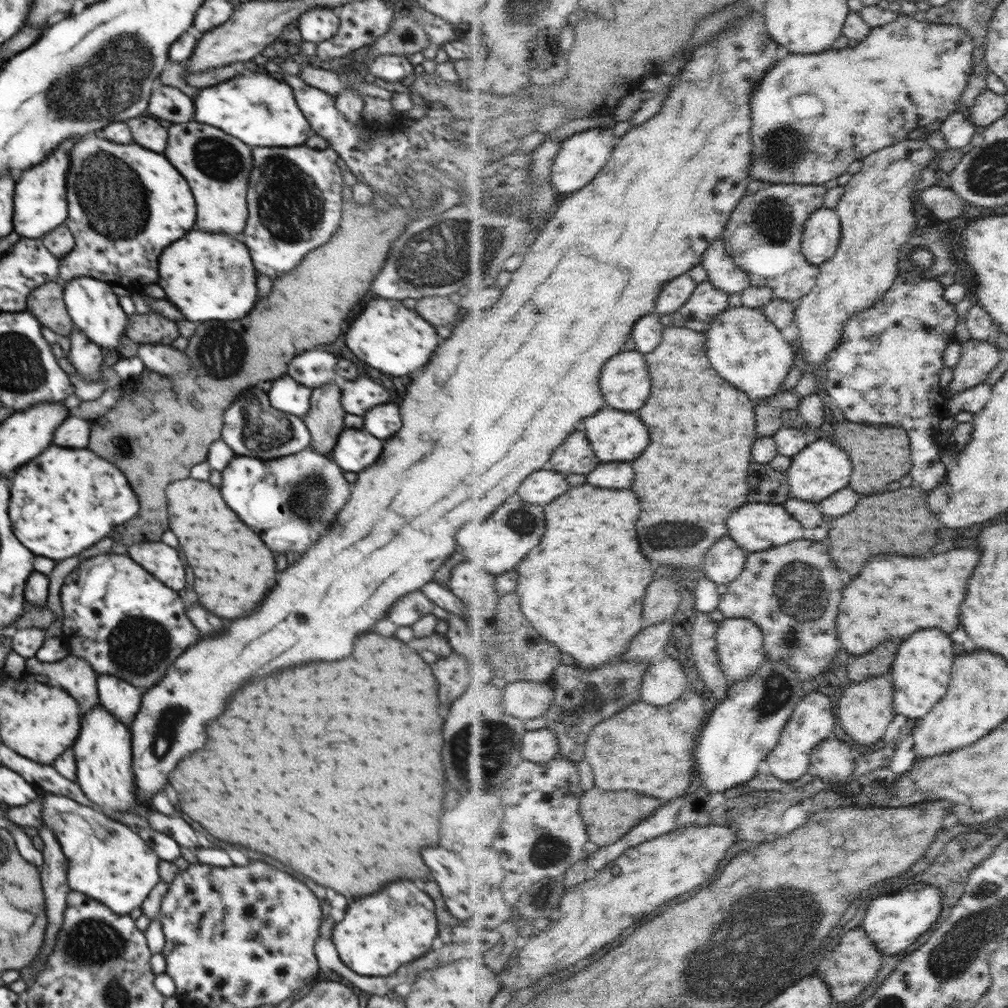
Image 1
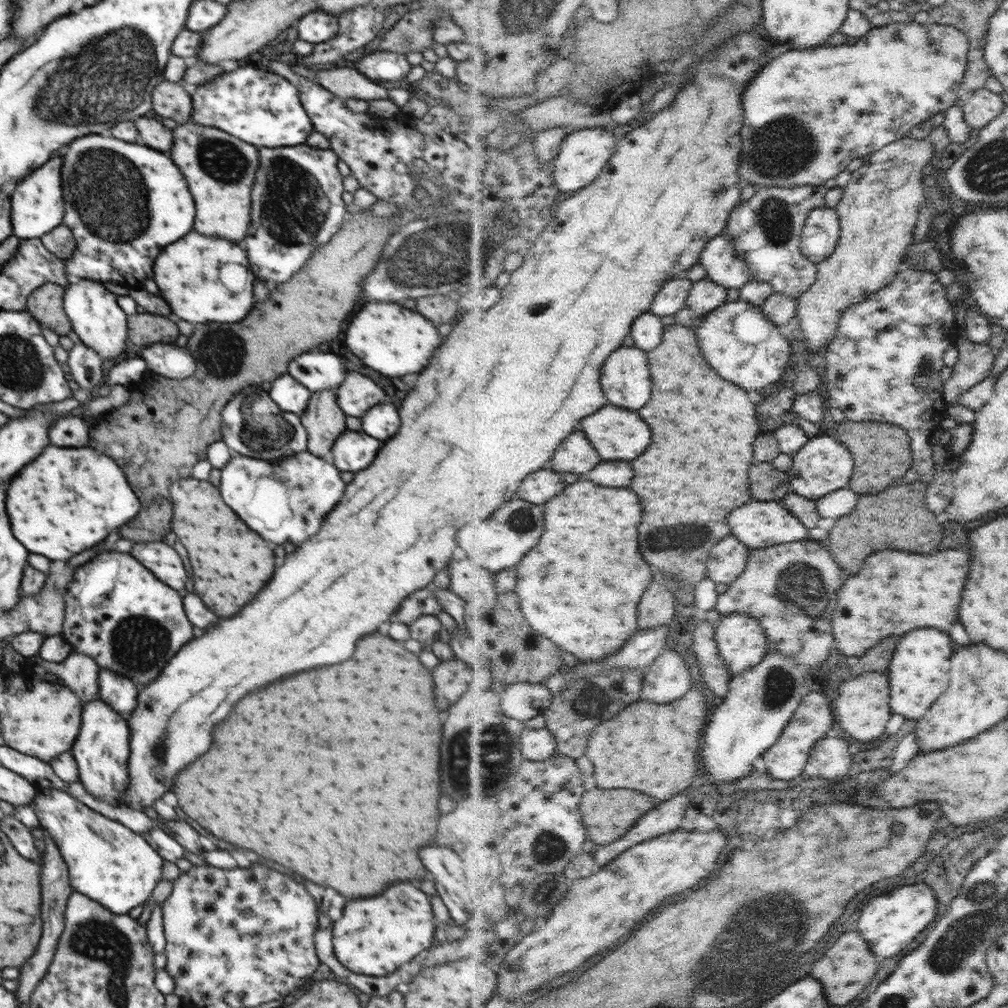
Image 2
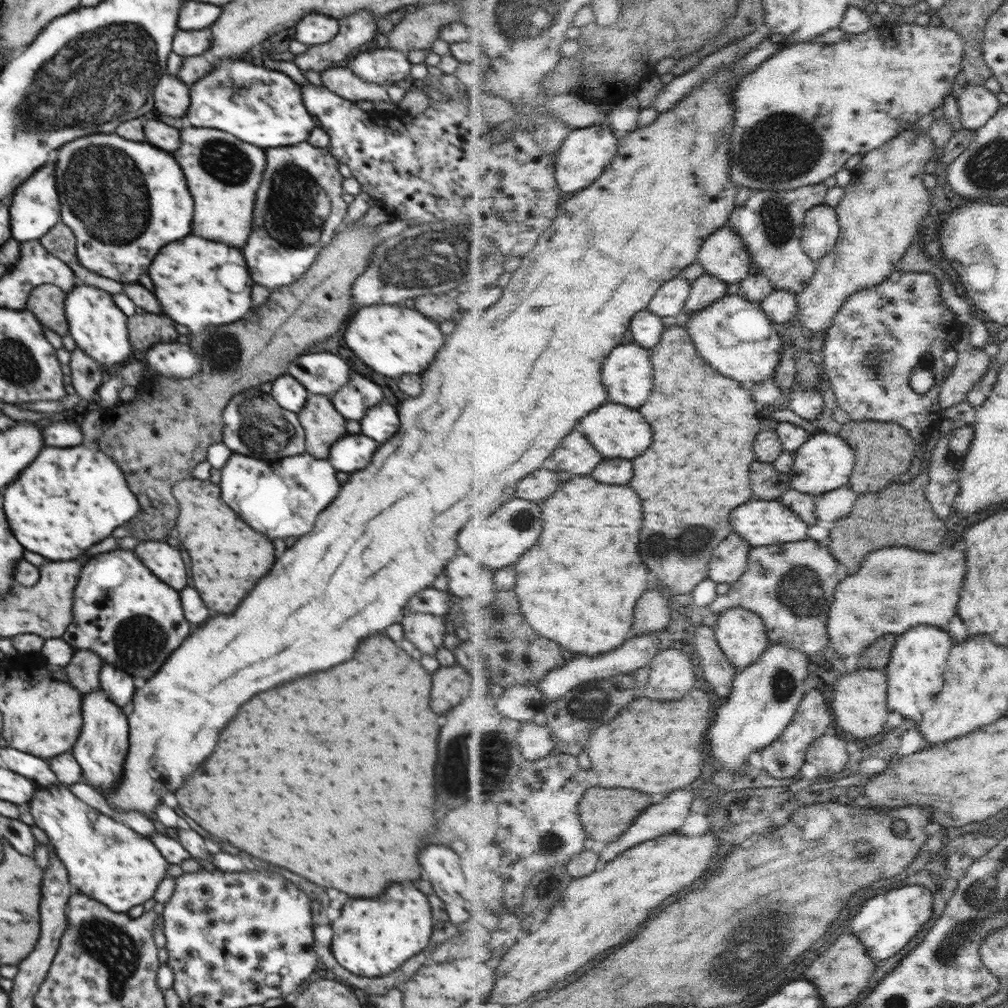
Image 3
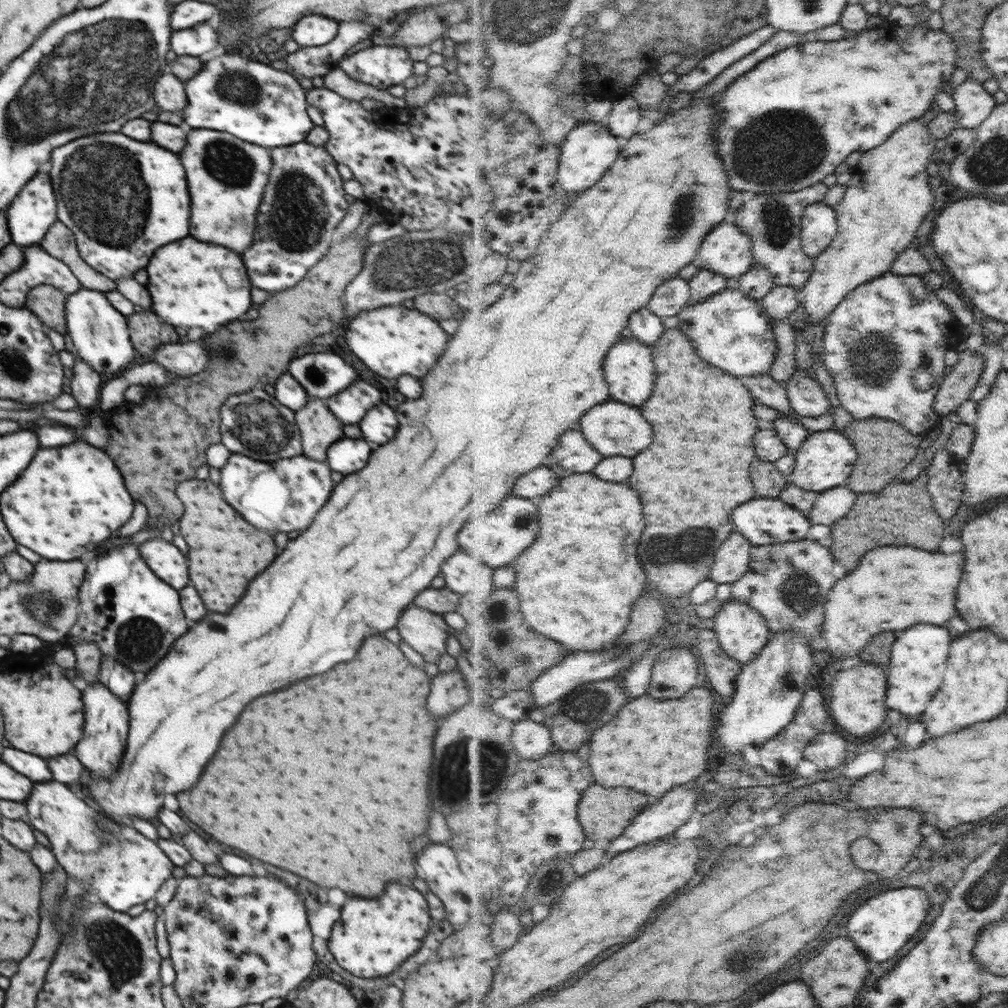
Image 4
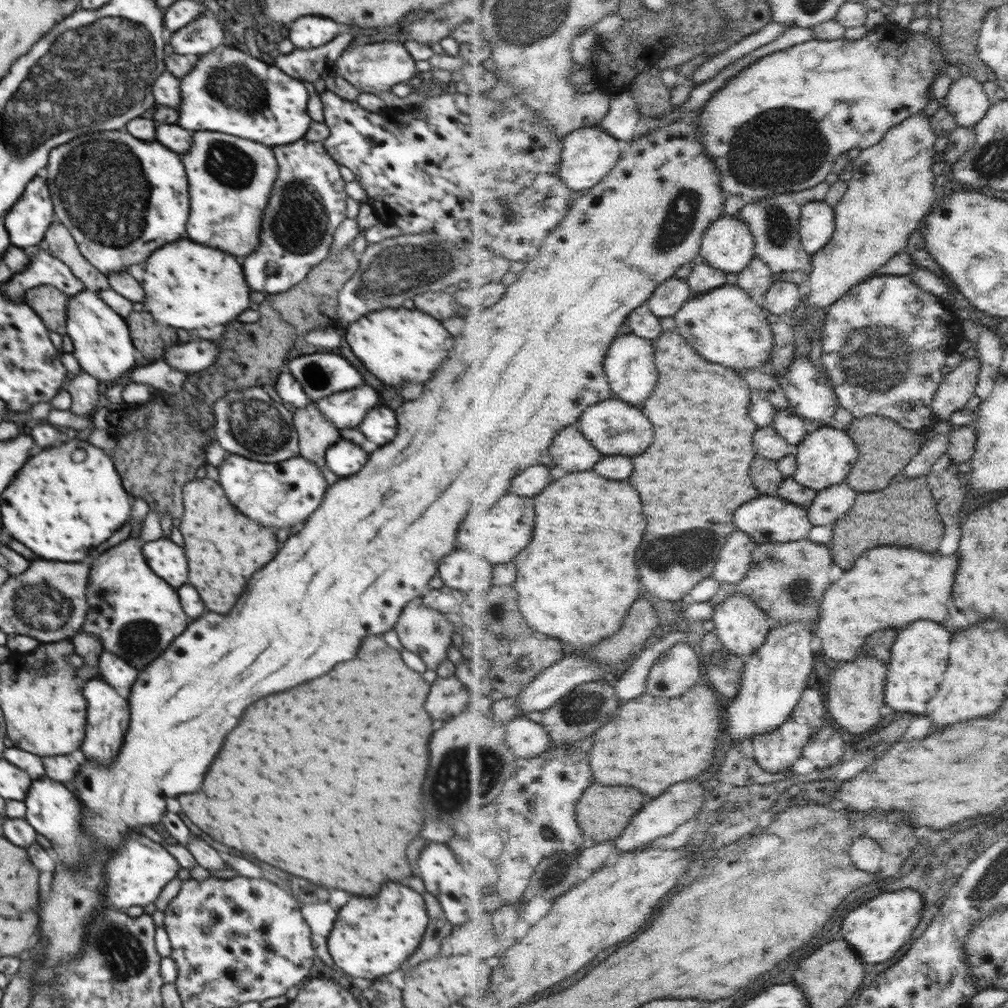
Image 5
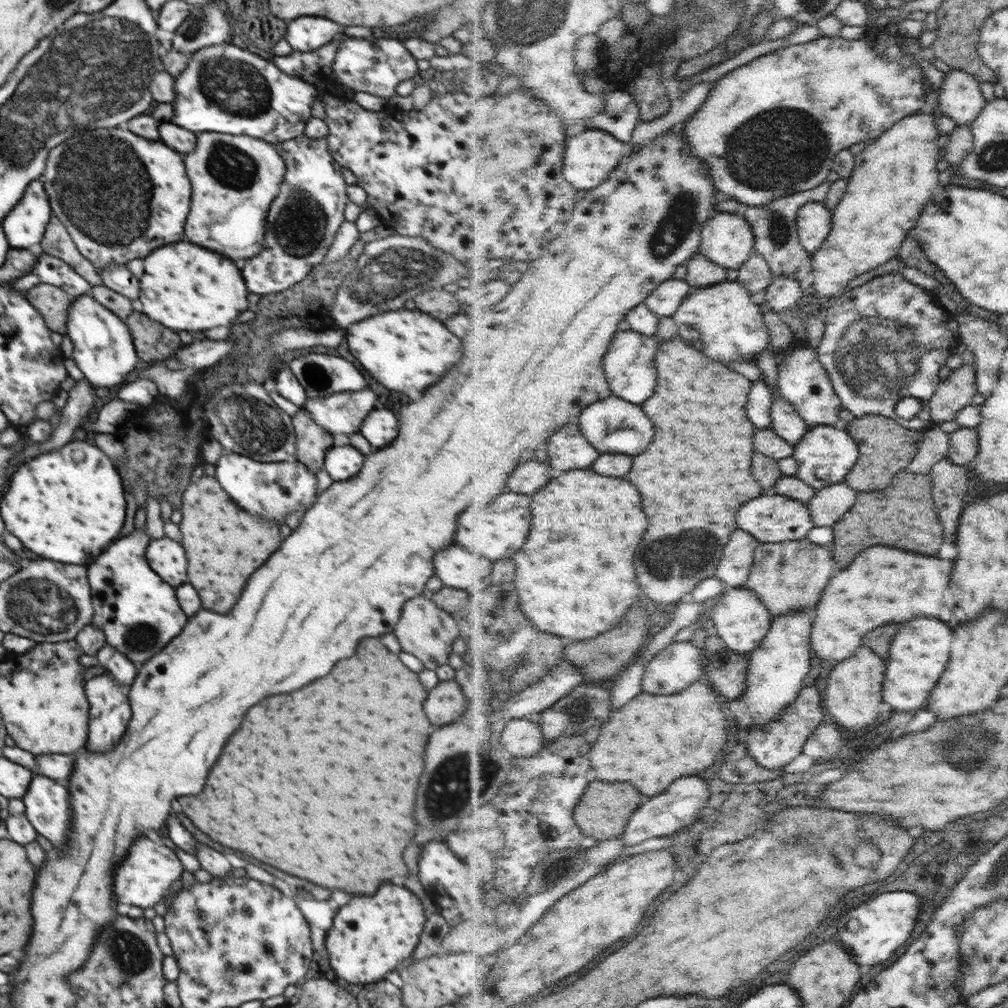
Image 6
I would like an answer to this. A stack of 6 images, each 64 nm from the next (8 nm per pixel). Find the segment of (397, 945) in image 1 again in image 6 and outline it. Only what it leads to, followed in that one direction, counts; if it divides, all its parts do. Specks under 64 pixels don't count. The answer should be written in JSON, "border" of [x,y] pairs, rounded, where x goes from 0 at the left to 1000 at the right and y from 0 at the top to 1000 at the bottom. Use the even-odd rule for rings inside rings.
{"border":[[[381,877],[371,889],[349,891],[337,901],[323,929],[327,956],[343,974],[375,974],[411,944],[421,915],[423,909],[415,889],[399,879]]]}

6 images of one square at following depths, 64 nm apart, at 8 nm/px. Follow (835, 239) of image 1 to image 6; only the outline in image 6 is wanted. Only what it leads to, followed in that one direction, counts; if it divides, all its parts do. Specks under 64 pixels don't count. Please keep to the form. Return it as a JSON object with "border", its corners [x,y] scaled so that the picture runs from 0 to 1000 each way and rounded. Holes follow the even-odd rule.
{"border":[[[806,200],[796,206],[792,221],[795,239],[808,253],[827,229],[827,211],[819,202]]]}

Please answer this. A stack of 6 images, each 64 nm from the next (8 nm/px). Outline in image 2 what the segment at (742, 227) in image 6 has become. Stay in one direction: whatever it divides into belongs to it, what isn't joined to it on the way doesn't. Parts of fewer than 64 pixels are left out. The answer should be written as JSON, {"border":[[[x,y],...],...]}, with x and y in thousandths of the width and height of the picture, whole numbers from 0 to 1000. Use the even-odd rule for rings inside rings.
{"border":[[[714,233],[702,243],[695,260],[702,274],[722,287],[738,286],[747,276],[743,259],[731,250],[728,235]]]}

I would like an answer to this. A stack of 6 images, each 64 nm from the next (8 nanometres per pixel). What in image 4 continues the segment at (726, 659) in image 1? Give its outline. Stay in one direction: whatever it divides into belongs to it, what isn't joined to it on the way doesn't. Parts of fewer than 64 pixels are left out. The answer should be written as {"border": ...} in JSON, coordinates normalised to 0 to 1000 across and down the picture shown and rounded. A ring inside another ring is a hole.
{"border":[[[734,595],[719,598],[709,612],[708,624],[716,641],[724,651],[734,655],[737,662],[755,650],[768,630],[758,609]]]}

